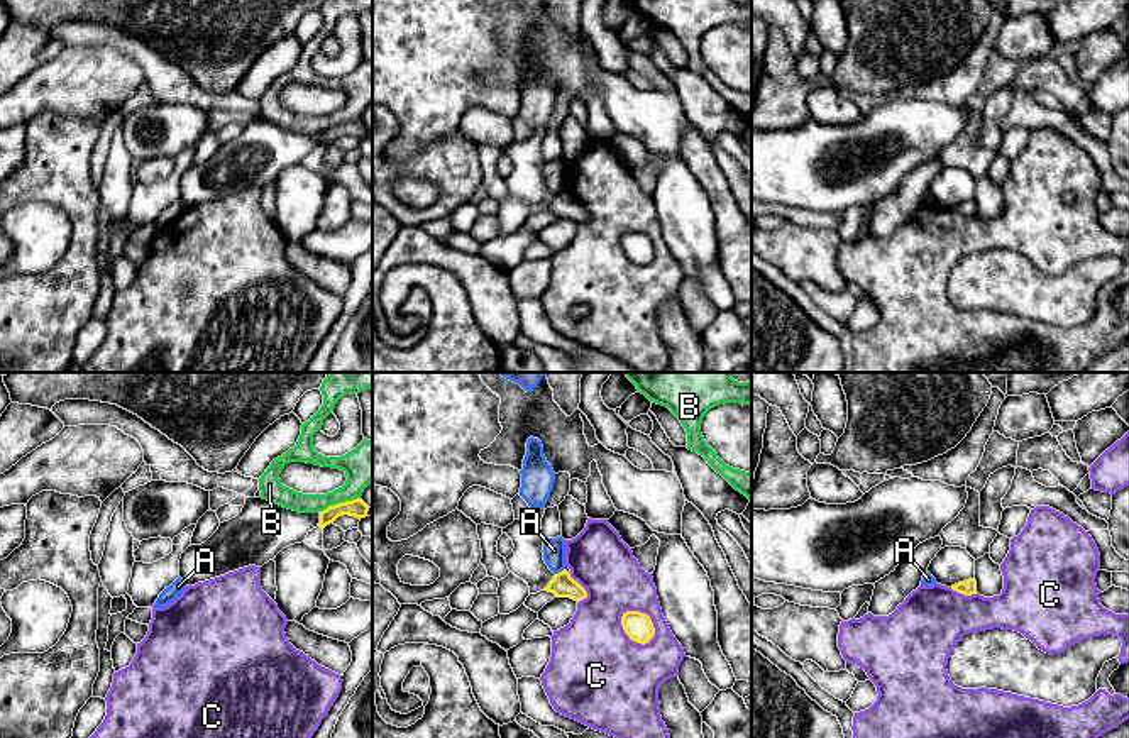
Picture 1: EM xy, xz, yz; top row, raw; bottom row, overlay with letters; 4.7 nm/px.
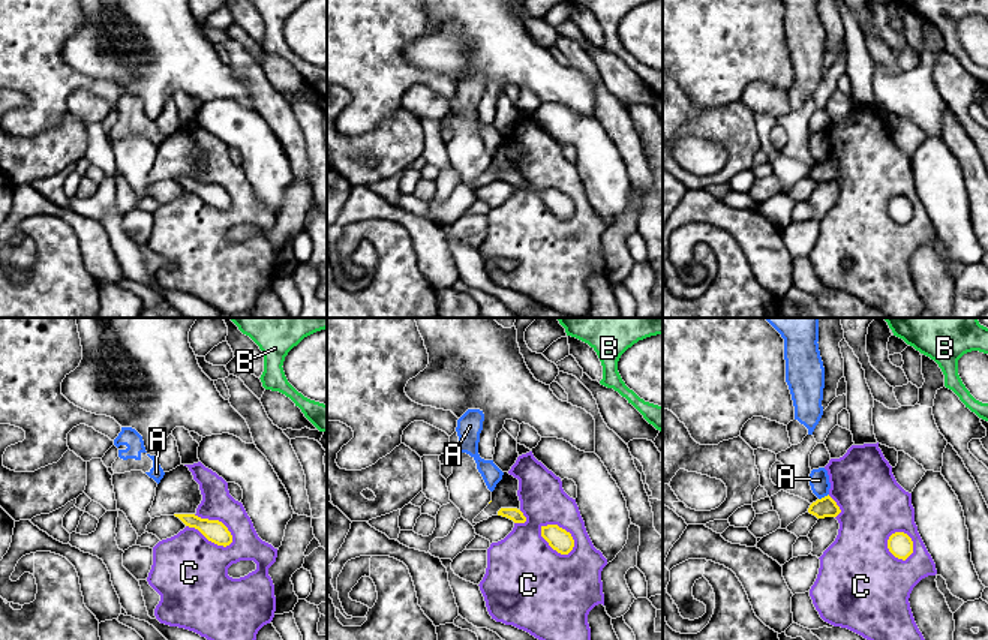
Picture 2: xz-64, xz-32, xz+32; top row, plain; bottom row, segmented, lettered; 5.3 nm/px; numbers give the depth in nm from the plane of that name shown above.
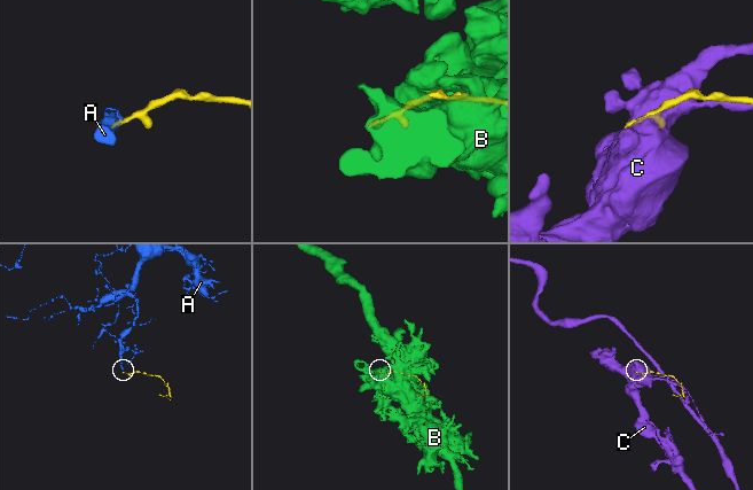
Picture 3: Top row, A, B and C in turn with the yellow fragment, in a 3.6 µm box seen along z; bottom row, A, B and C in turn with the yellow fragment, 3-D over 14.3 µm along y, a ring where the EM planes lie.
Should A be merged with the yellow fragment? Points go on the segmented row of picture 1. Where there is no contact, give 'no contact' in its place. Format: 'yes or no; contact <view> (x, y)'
no; contact xz (559, 572)

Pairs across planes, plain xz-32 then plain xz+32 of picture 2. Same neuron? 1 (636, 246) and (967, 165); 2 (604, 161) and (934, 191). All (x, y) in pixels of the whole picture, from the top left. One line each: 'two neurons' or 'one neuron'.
1: two neurons
2: one neuron

